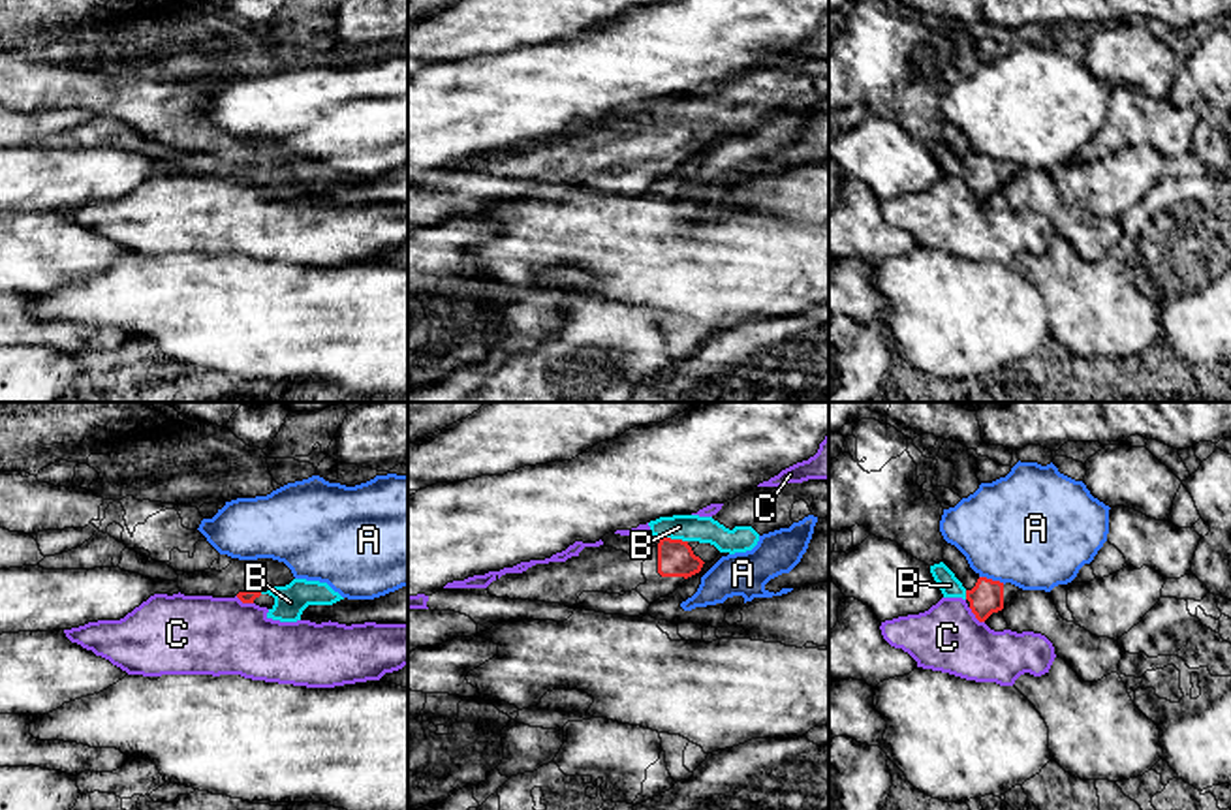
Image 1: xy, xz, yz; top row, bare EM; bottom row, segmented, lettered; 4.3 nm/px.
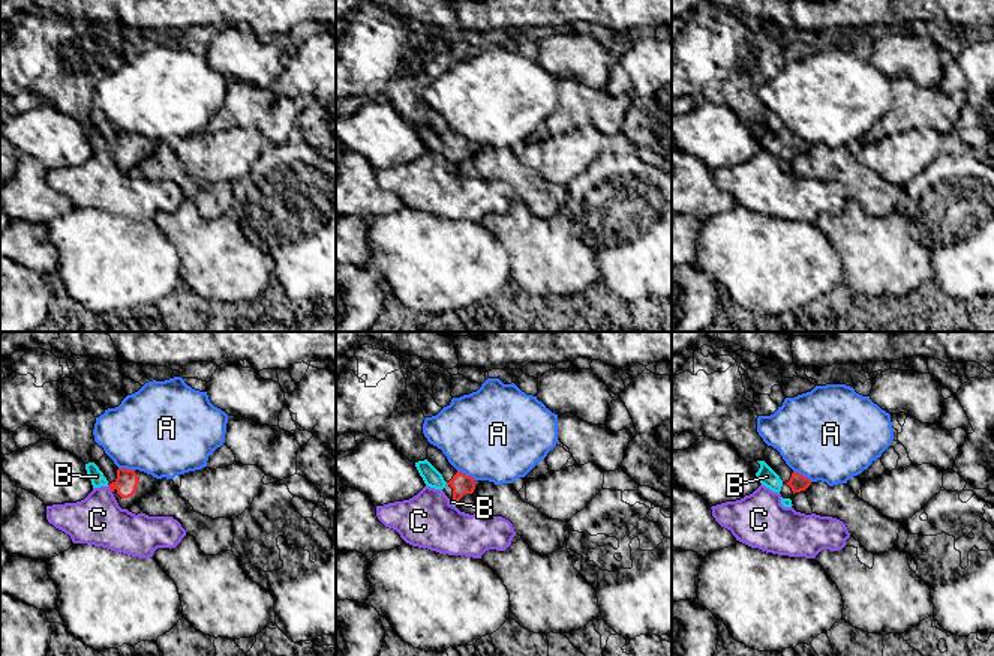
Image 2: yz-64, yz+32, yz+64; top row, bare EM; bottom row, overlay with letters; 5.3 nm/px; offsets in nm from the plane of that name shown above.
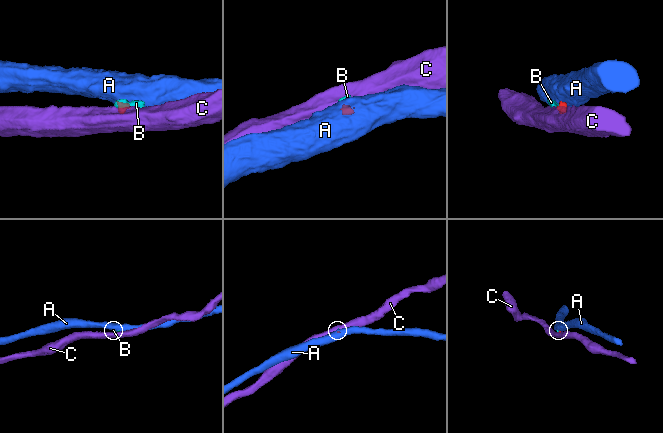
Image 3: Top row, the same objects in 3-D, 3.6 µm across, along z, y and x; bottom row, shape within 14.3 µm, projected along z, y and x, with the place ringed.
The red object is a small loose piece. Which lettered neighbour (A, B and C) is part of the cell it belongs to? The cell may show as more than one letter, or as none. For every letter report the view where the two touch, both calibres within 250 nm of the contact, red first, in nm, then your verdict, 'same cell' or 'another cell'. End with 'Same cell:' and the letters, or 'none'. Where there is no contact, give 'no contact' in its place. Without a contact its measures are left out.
A: meets red in yz; 140 nm thick on the red side, 460 nm on the other; another cell
B: meets red in xz; 160 nm thick on the red side, 110 nm on the other; same cell
C: meets red in yz; 140 nm thick on the red side, 300 nm on the other; another cell
Same cell: B

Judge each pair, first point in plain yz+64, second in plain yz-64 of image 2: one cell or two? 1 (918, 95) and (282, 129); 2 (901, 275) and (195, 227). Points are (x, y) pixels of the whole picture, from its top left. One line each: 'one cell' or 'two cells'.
1: one cell
2: one cell

